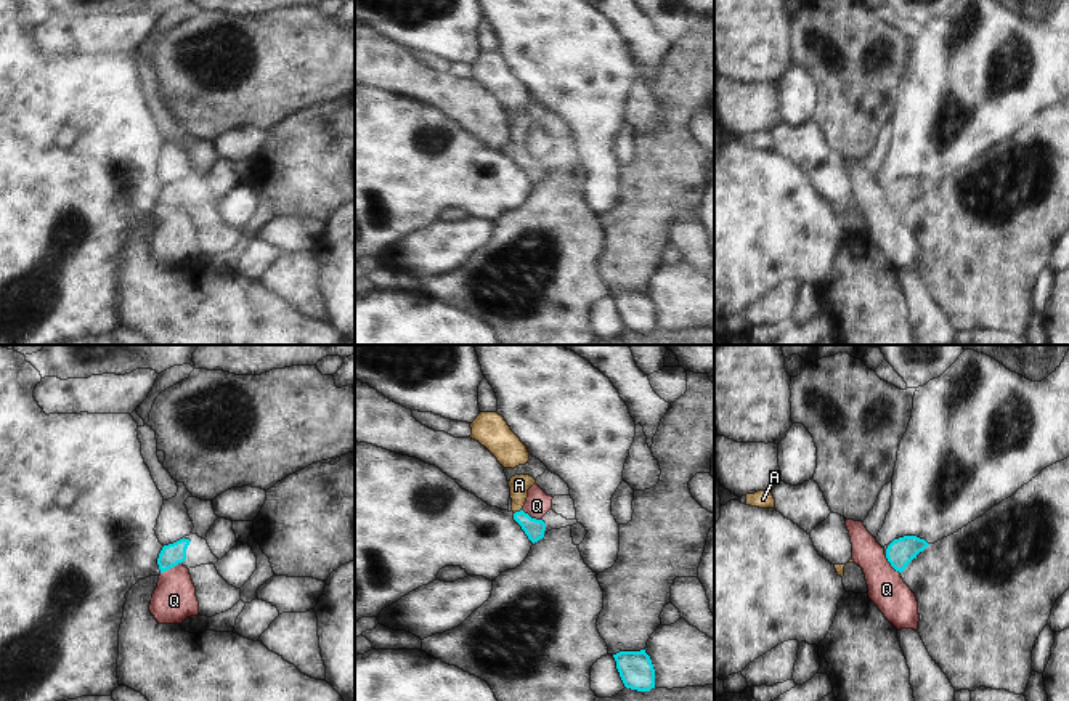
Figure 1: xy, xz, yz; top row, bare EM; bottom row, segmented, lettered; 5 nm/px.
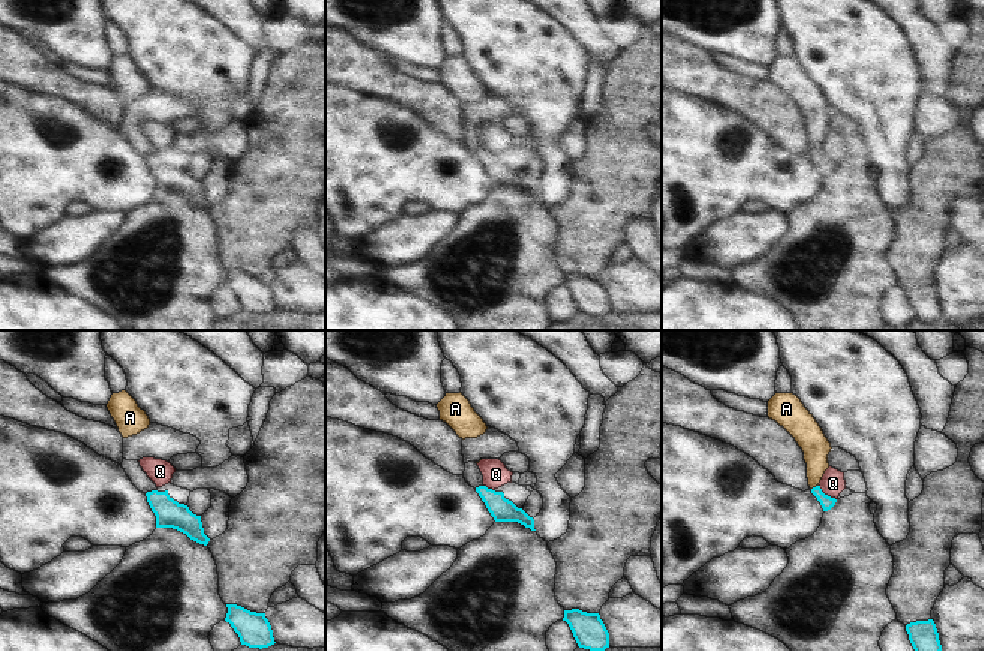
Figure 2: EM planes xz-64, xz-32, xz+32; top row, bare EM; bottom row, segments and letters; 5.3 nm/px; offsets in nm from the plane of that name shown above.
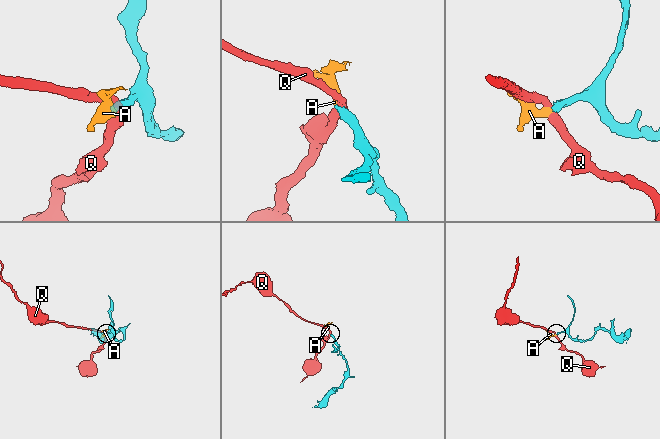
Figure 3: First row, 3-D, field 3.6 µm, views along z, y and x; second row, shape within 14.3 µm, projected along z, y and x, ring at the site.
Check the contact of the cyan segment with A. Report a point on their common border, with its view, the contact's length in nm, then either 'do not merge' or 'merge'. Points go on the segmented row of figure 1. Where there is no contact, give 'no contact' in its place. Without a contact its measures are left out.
meets cyan in xz at (517, 512); contact 50 nm long; merge

